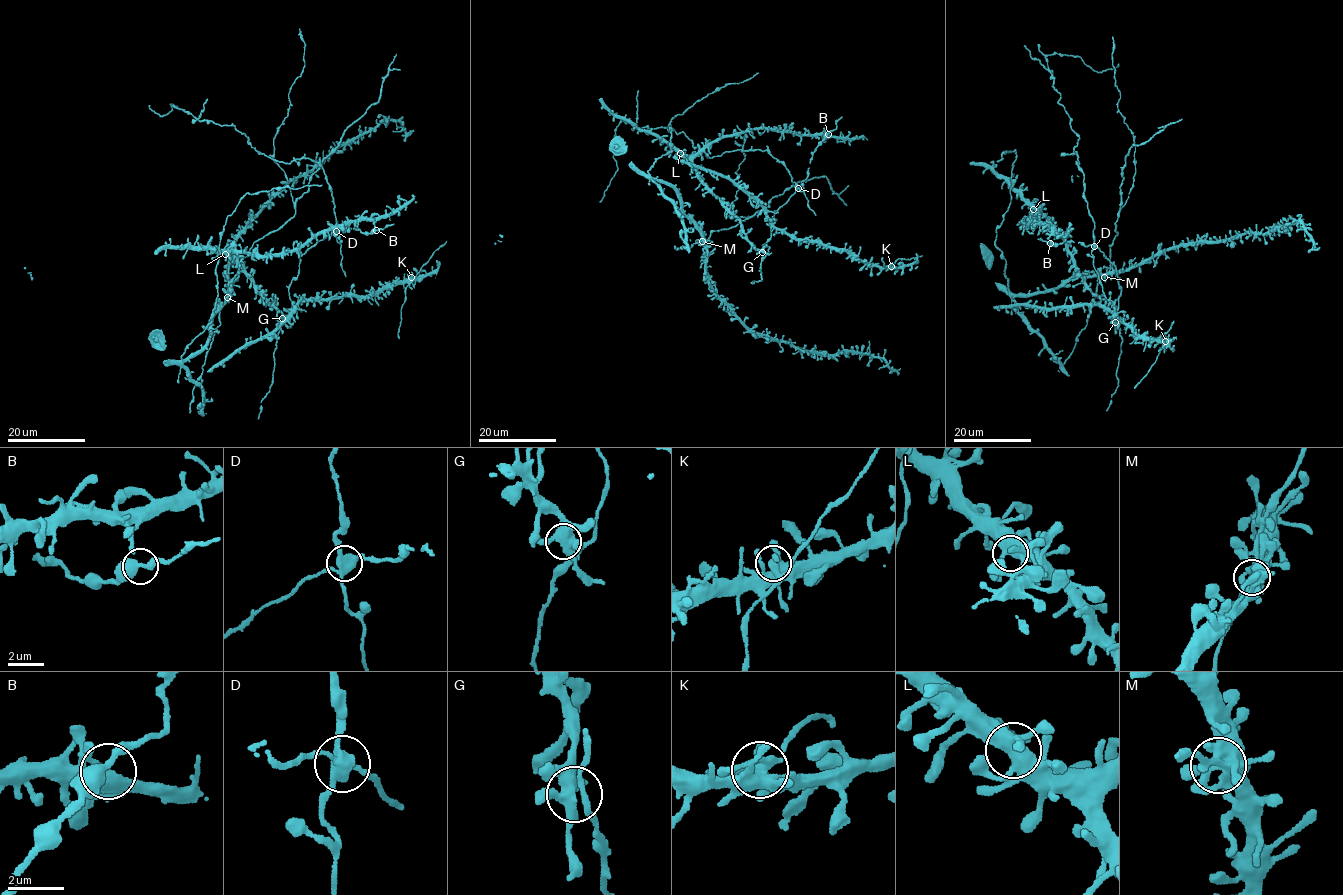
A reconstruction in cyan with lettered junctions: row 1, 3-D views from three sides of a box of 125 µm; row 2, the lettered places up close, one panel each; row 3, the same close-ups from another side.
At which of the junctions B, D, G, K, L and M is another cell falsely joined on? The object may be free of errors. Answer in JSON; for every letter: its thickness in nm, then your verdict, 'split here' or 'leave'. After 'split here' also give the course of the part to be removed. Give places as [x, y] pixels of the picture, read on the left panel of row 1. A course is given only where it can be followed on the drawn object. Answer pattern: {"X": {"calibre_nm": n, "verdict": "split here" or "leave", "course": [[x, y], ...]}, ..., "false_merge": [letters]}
{"B": {"calibre_nm": 360, "verdict": "leave"}, "D": {"calibre_nm": 440, "verdict": "split here", "course": [[336, 231], [332, 191], [317, 162], [276, 161], [232, 125], [199, 120], [172, 103], [160, 116], [150, 105]]}, "G": {"calibre_nm": 440, "verdict": "leave"}, "K": {"calibre_nm": 320, "verdict": "leave"}, "L": {"calibre_nm": 480, "verdict": "leave"}, "M": {"calibre_nm": 320, "verdict": "leave"}, "false_merge": ["D"]}

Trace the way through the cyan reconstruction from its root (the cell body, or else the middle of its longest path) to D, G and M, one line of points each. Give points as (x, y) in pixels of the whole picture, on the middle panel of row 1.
D: (682, 152), (739, 220), (745, 238), (766, 254), (769, 246), (764, 244), (771, 236), (773, 215), (798, 188)
G: (682, 152), (710, 191), (739, 220), (745, 238), (762, 252)
M: (682, 152), (662, 137), (671, 128), (672, 151), (648, 171), (674, 189), (680, 210), (702, 241)

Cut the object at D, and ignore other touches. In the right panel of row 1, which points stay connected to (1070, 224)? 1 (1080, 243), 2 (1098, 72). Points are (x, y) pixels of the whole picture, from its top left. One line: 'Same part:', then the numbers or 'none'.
Same part: 1

